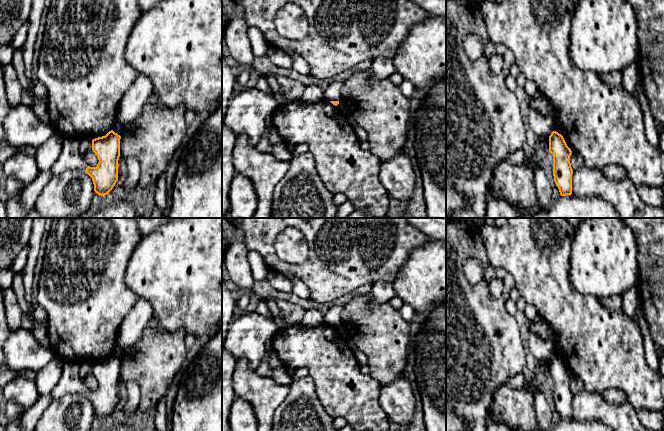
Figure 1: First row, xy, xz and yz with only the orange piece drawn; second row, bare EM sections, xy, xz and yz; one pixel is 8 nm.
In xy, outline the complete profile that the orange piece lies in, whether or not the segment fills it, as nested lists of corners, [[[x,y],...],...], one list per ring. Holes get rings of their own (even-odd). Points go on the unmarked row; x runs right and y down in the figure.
[[[113,354],[109,355],[105,360],[92,364],[92,374],[97,380],[99,386],[96,391],[88,390],[85,397],[88,398],[93,405],[94,415],[103,421],[107,419],[118,405],[118,384],[120,381],[120,363],[121,360]]]

